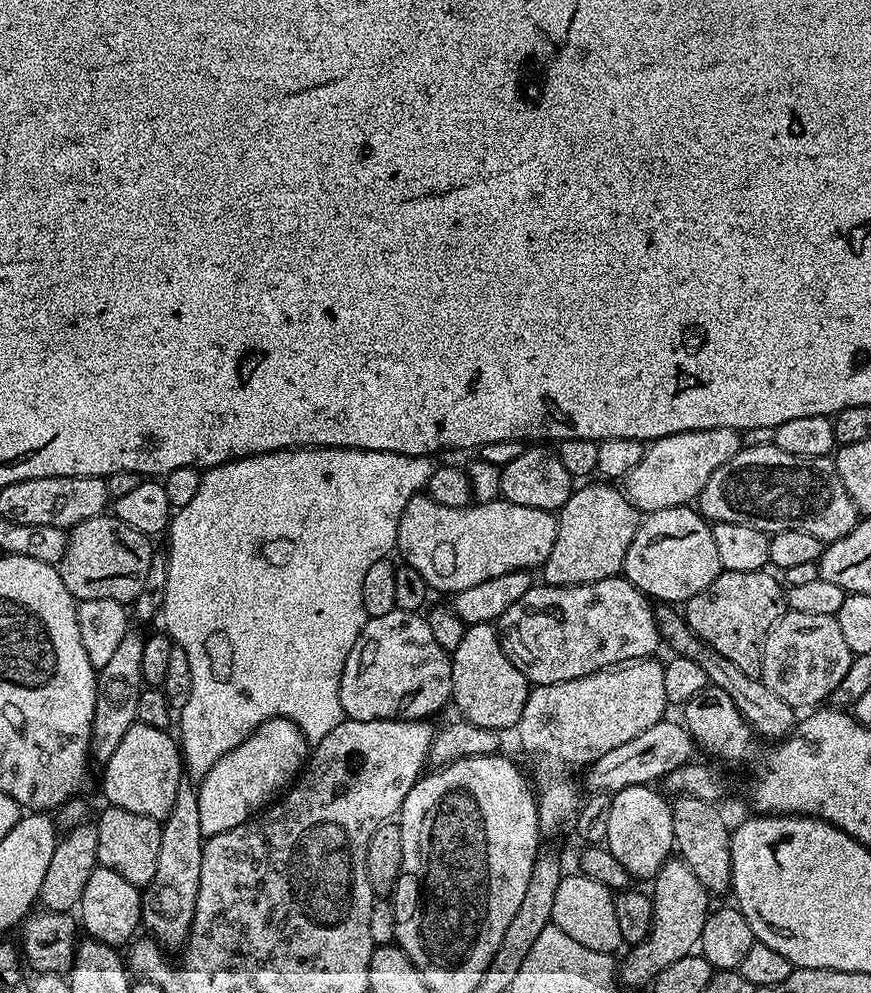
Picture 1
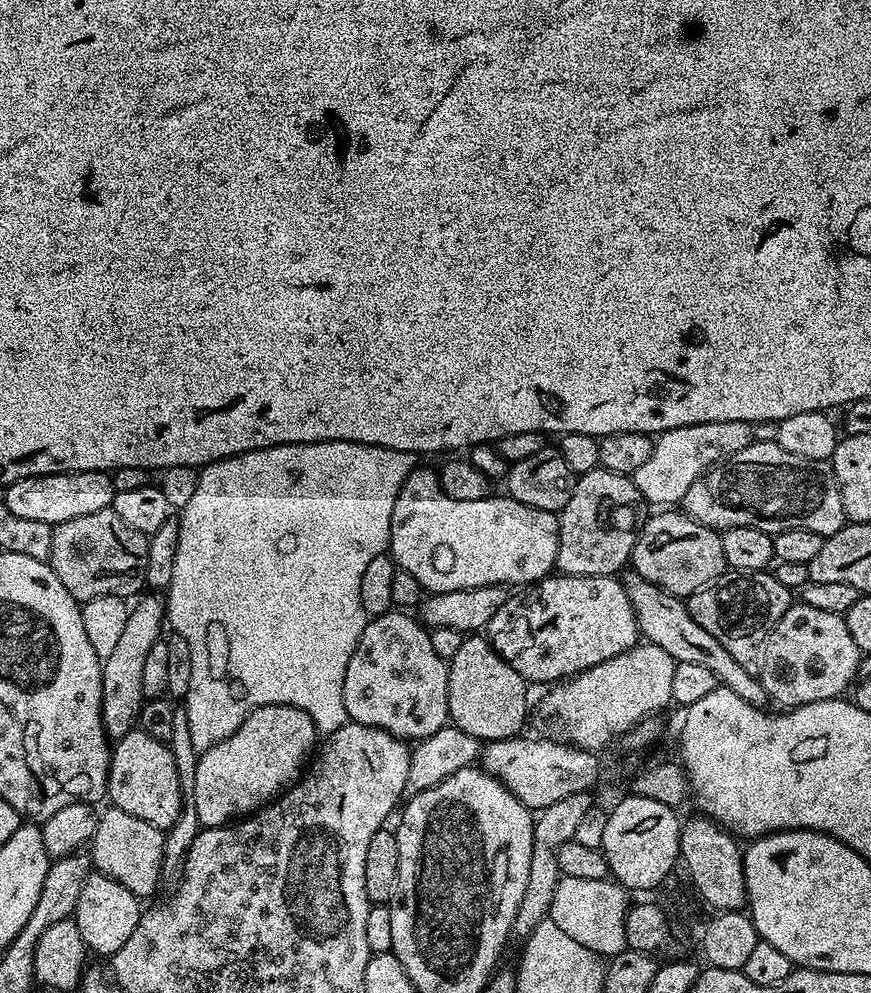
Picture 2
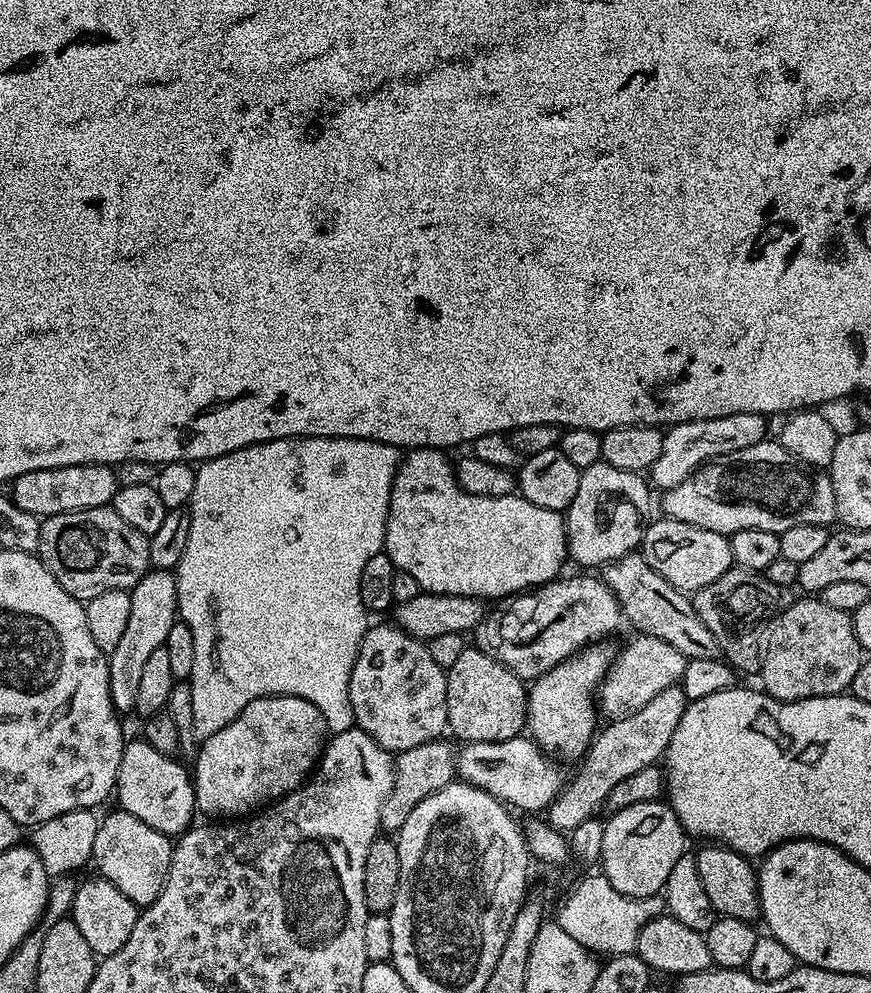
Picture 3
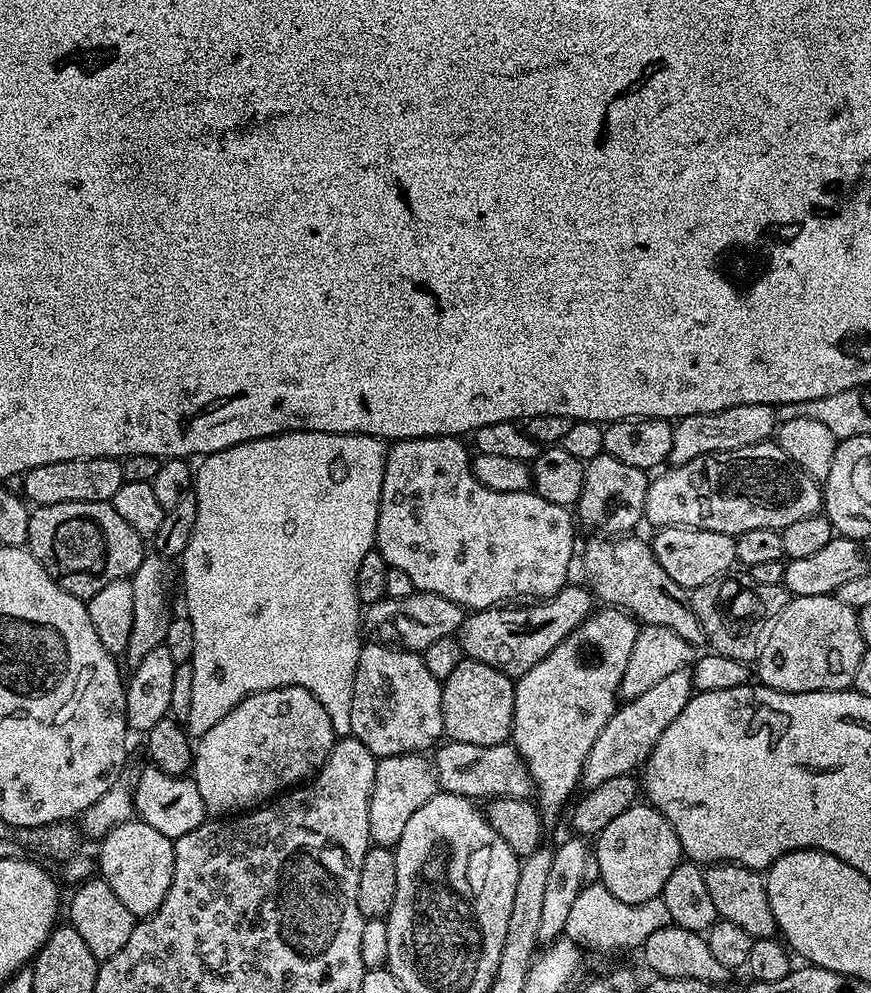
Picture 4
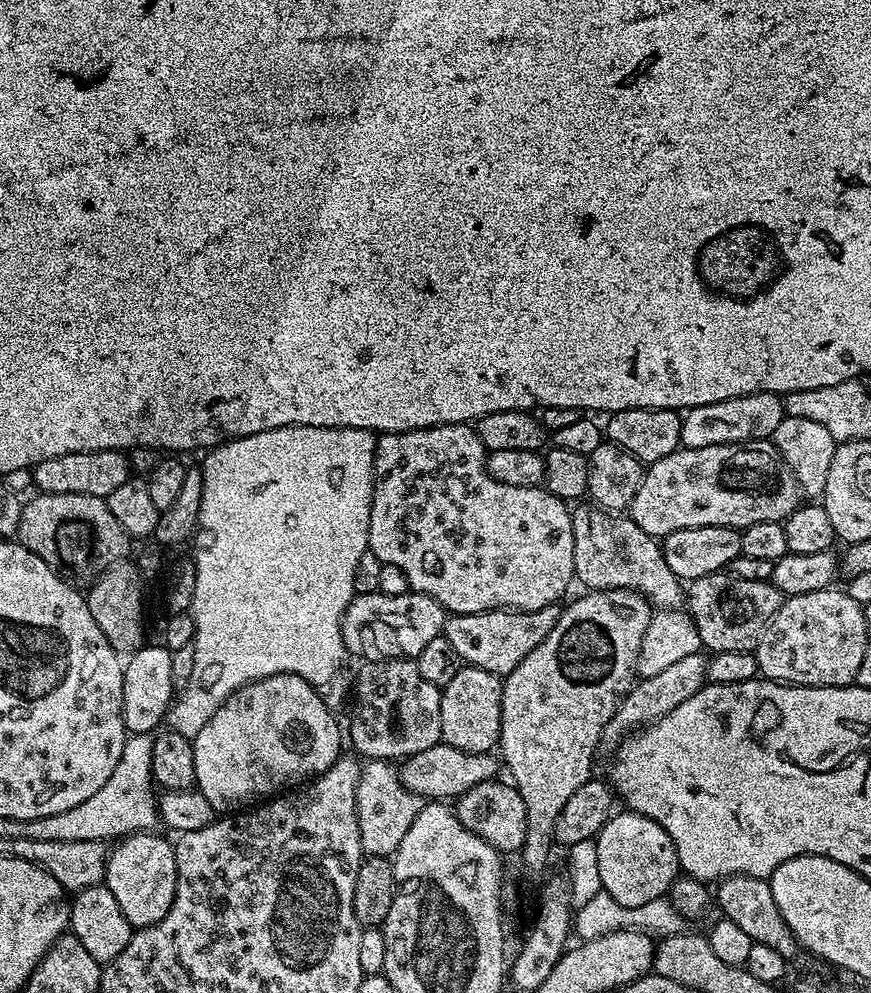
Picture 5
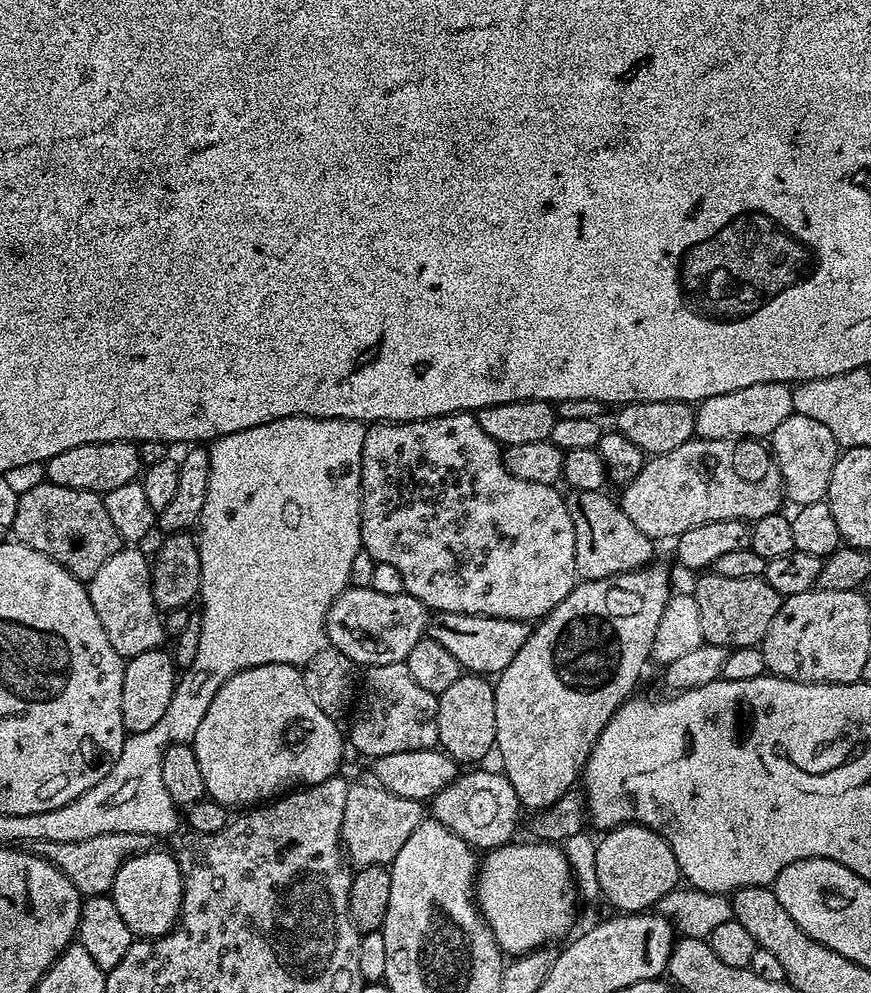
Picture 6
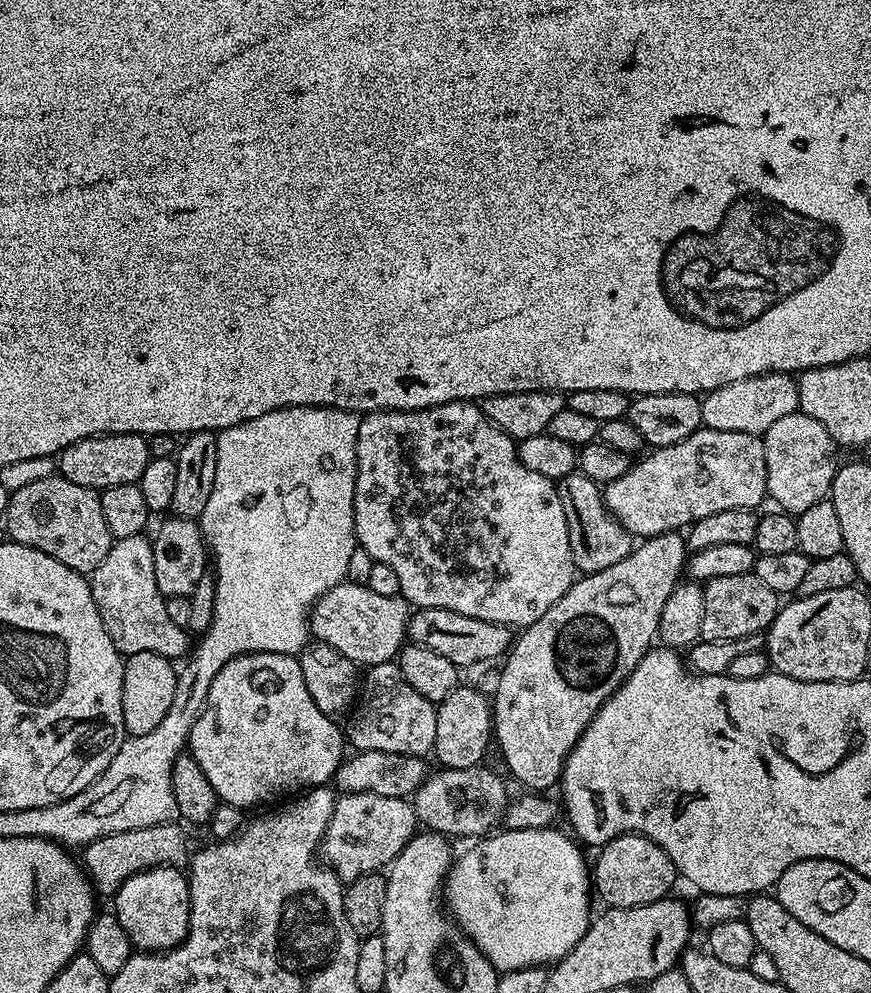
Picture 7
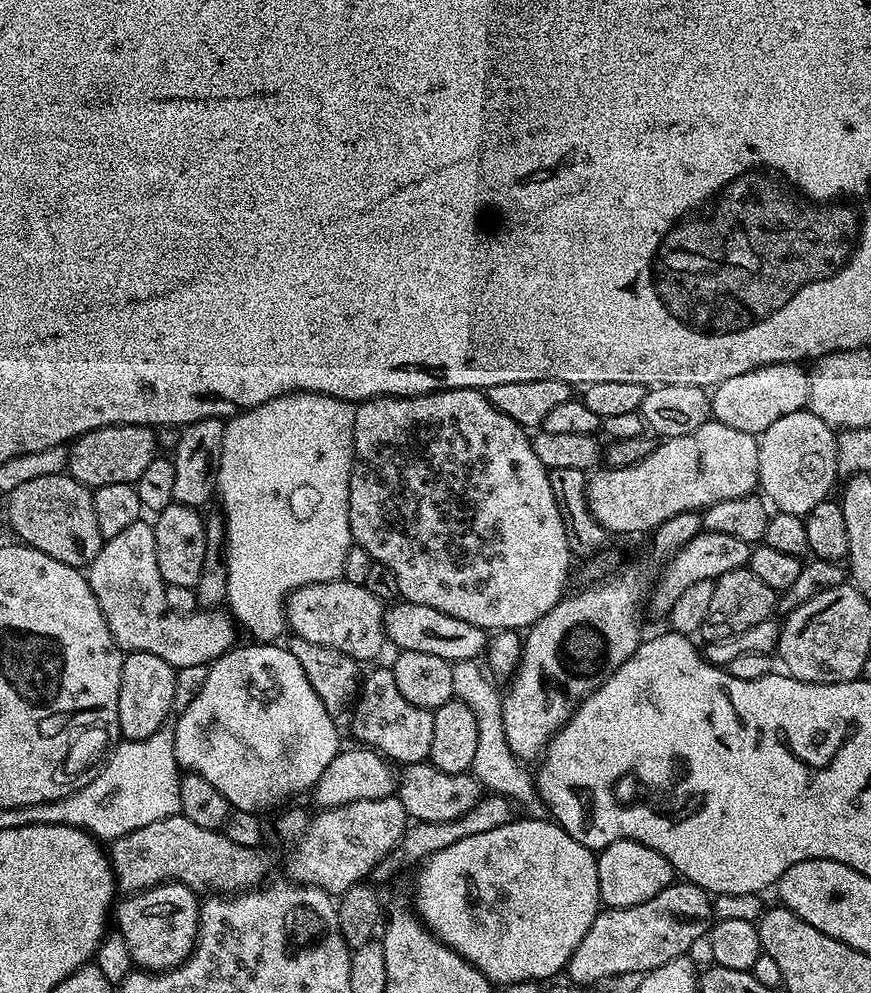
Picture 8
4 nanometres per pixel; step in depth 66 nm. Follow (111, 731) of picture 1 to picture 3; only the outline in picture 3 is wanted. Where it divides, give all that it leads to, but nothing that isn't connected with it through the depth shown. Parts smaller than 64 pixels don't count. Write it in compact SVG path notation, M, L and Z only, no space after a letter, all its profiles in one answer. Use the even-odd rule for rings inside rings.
M152 568L128 592L130 598L130 619L126 621L126 631L114 650L107 653L110 674L110 698L117 713L132 712L136 707L136 695L142 675L142 666L154 650L163 648L170 626L178 622L176 607L176 578L169 569Z

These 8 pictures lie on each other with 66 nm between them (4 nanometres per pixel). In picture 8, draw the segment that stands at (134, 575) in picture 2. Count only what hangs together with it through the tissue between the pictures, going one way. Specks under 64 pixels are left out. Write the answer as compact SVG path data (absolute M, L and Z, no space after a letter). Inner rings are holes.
M59 472L46 474L46 478L33 478L31 482L22 482L22 486L14 486L14 490L7 493L8 524L17 541L34 550L42 550L42 554L50 554L58 562L71 568L87 569L98 550L105 542L104 536L98 530L98 517L94 515L93 489L80 484L72 476Z

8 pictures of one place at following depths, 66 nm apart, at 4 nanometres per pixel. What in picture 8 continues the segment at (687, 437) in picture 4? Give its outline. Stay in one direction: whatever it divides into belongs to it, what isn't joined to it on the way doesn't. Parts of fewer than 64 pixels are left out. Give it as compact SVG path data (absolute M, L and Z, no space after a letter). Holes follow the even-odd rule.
M799 363L771 364L746 370L746 374L738 374L734 378L726 378L711 389L712 419L726 426L734 426L734 430L759 434L774 426L778 418L805 411L808 406L810 382L808 372L800 368L803 367Z

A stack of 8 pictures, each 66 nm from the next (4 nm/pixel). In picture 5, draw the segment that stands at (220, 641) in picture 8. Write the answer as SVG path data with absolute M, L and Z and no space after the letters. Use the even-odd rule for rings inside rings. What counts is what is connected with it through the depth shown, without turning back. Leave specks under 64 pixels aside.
M121 562L107 568L87 589L86 599L98 630L106 634L110 646L115 652L131 654L143 648L144 637L144 588L140 585L142 573L135 563Z

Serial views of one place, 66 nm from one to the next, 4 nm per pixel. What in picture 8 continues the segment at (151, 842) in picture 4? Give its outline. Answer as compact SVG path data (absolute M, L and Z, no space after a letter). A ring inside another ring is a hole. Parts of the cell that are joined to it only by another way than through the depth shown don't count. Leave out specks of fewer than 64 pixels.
M175 882L162 883L141 892L125 895L123 899L121 904L119 901L115 905L114 924L122 938L126 938L126 946L130 946L130 958L137 969L145 972L168 972L171 968L179 966L196 949L200 904L197 893L191 888Z

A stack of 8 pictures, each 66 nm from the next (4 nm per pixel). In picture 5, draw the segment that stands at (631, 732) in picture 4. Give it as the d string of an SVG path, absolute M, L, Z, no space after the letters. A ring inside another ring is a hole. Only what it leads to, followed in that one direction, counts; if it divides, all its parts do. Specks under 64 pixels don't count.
M695 652L690 654L689 657L683 657L680 661L669 665L667 669L663 669L659 674L643 677L624 696L624 700L615 712L614 717L606 724L601 745L605 749L607 747L615 749L620 741L625 739L626 734L656 723L670 710L677 709L682 702L688 701L698 690L703 688L707 679L707 669L707 657L703 653Z

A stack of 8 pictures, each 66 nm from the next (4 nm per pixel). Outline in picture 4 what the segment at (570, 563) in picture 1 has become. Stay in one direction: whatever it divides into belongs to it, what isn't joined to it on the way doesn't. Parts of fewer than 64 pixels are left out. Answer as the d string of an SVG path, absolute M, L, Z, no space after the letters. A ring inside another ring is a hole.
M603 454L596 456L585 463L582 494L574 505L575 515L579 523L584 523L592 534L604 538L619 538L631 533L635 529L632 527L644 520L644 503L649 483L650 476L645 469L626 466L626 462L618 462L618 458Z

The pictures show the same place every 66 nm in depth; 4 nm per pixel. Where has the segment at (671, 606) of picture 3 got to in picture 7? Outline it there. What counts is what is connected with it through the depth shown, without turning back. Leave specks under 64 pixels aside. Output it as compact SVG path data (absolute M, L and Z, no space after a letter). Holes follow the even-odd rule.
M577 470L566 474L566 478L558 481L556 489L558 498L562 498L562 510L566 510L572 564L577 573L587 574L606 570L606 566L614 566L614 562L622 562L622 558L630 555L634 547L634 537L612 517L604 504L601 485Z

